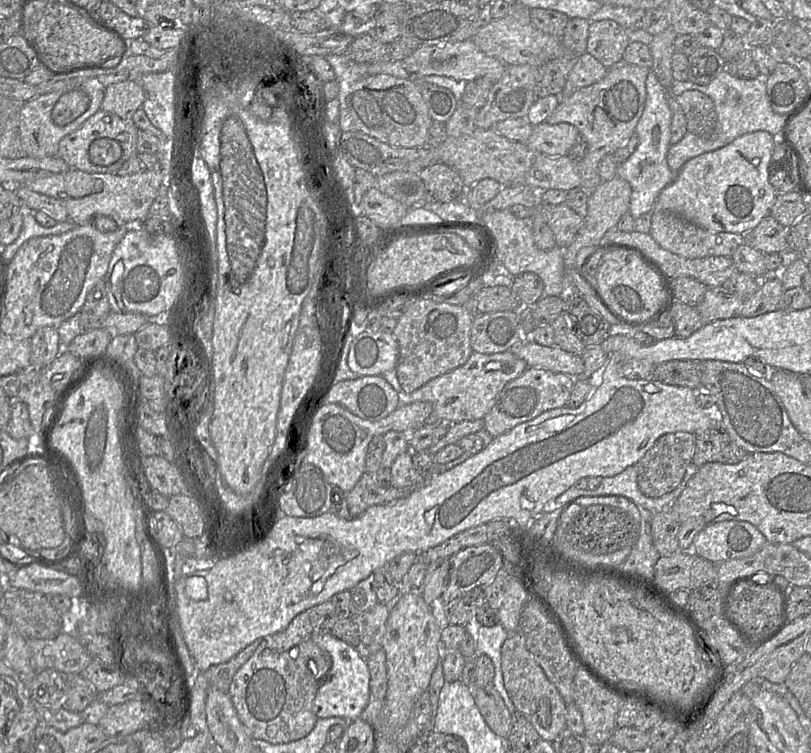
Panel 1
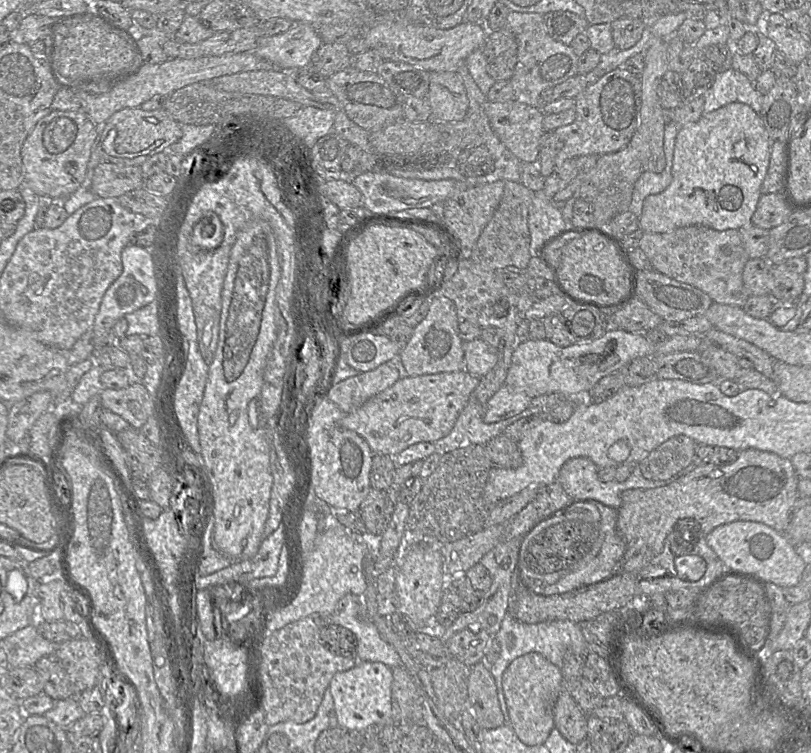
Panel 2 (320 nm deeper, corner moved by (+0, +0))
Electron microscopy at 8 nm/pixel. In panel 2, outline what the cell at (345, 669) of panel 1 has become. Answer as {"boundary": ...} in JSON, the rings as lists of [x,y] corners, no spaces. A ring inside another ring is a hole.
{"boundary":[[[358,661],[353,668],[336,673],[328,688],[333,697],[338,725],[363,733],[371,726],[389,722],[392,719],[392,682],[392,668],[381,662]]]}

